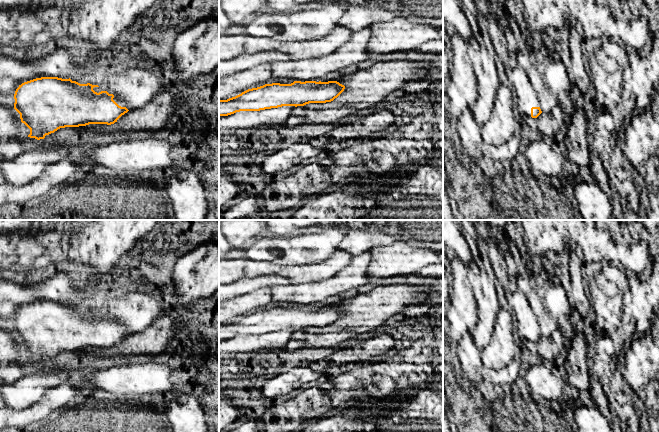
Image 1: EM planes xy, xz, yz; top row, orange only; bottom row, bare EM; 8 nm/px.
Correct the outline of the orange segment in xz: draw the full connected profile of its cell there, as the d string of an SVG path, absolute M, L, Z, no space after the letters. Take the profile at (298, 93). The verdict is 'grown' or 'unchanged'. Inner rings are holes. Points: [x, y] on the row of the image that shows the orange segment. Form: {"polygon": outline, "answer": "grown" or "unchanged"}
{"polygon": "M294 81L291 84L272 83L248 89L227 100L219 100L219 116L240 111L260 111L282 106L304 106L326 103L337 98L345 86L337 81Z", "answer": "unchanged"}

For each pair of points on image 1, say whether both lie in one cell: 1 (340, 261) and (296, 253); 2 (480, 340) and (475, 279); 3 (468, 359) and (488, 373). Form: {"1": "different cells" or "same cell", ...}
{"1": "different cells", "2": "same cell", "3": "different cells"}

